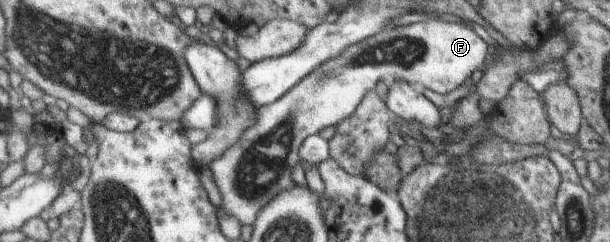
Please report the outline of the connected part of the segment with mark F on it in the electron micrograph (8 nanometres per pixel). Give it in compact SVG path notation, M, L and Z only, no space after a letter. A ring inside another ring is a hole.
M422 21L388 28L362 44L348 47L336 59L318 67L286 96L256 110L252 125L240 135L238 142L207 166L212 172L222 199L216 209L224 215L236 218L242 226L254 226L261 212L274 201L276 196L297 187L294 181L294 169L302 161L300 149L304 141L309 136L318 134L324 127L336 126L342 119L348 118L348 115L351 115L360 101L366 97L367 92L375 87L378 79L382 79L387 85L400 80L408 84L417 83L424 89L446 94L458 87L470 73L474 73L474 69L486 65L490 54L489 40L476 27L440 21Z

